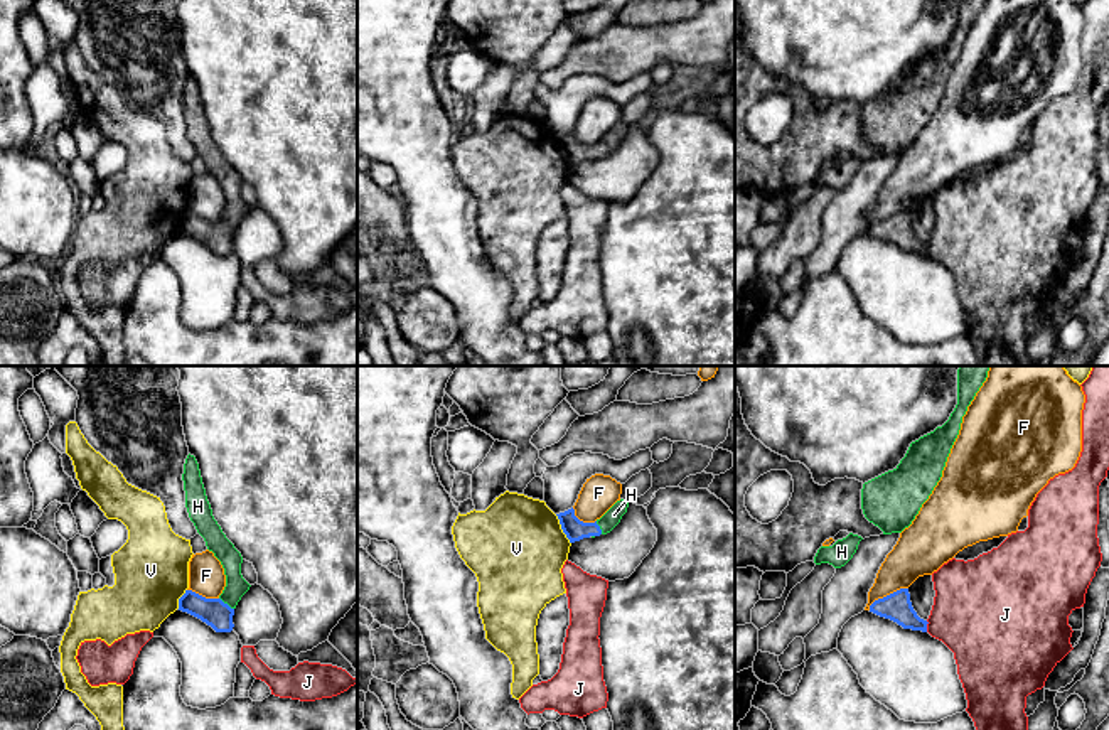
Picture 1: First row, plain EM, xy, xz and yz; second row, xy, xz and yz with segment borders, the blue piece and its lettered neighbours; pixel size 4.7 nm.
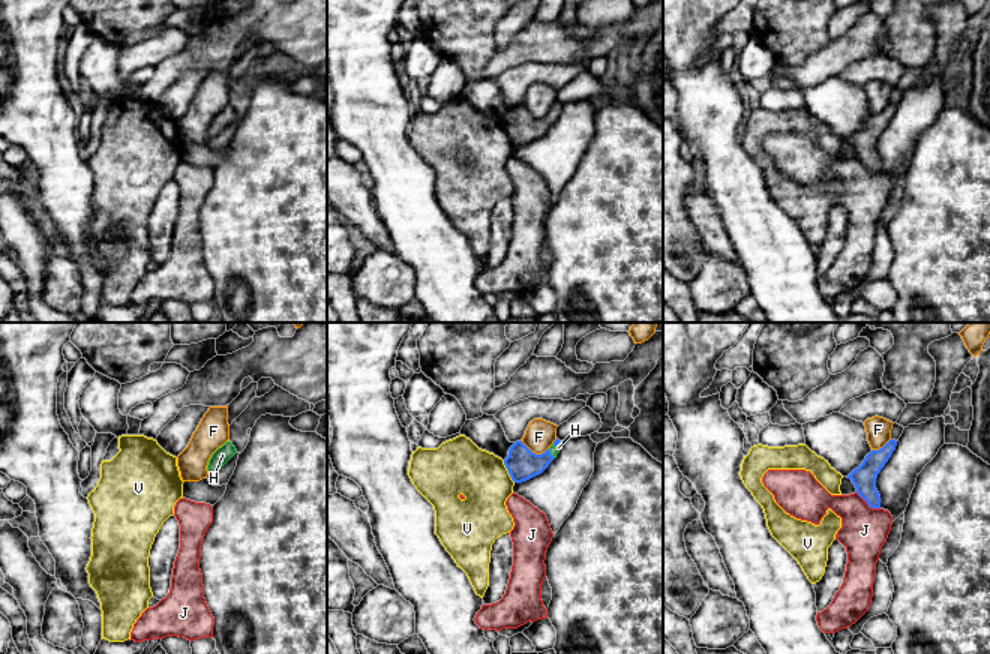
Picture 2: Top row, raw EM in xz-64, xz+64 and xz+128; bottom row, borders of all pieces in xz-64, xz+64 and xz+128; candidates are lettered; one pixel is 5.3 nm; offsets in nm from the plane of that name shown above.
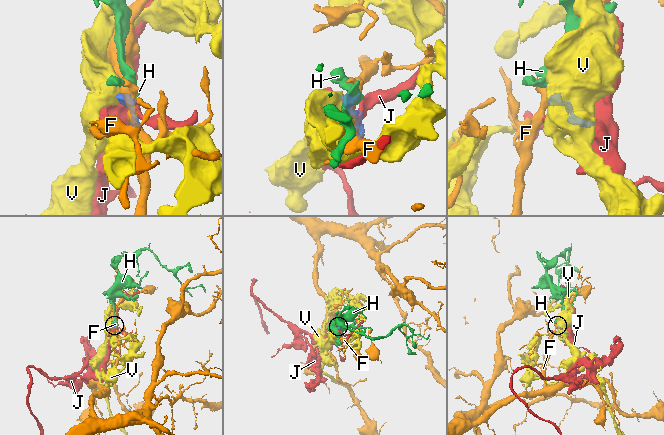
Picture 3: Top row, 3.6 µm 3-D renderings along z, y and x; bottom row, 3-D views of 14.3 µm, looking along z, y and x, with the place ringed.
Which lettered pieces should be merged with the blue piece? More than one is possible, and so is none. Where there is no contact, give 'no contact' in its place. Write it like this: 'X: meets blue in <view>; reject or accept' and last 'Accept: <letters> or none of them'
F: meets blue in yz; reject
H: meets blue in xy; accept
J: meets blue in yz; reject
V: meets blue in xz; reject
Accept: H

